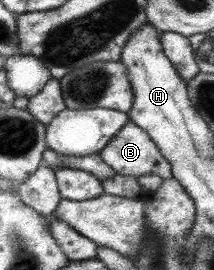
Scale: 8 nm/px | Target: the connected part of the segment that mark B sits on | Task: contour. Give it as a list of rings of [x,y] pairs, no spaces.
[[[127,120],[121,130],[117,132],[98,152],[101,160],[111,167],[111,171],[122,176],[131,176],[137,179],[141,175],[153,174],[161,177],[162,180],[171,178],[169,162],[159,153],[151,138],[140,130],[135,123]]]

